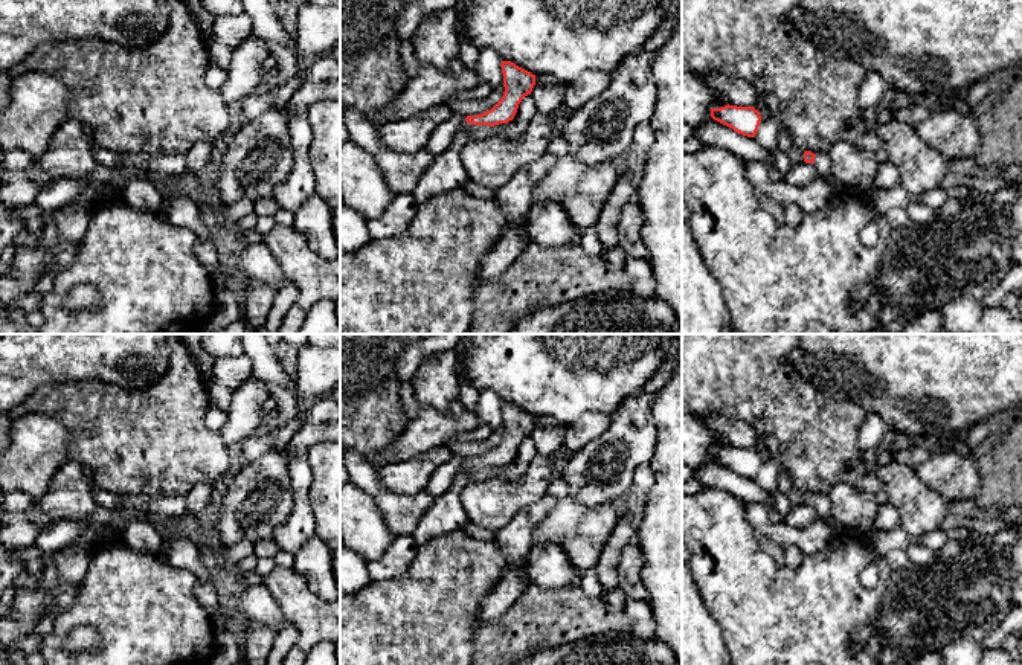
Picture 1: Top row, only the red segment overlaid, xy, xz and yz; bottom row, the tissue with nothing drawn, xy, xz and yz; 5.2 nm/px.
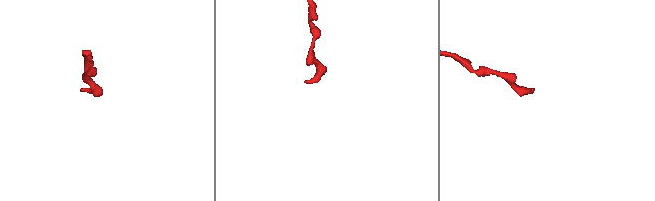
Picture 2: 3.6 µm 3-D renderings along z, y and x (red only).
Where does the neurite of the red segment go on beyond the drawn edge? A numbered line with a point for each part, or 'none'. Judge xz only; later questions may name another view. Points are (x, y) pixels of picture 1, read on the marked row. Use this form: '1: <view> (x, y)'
1: xz (446, 173)

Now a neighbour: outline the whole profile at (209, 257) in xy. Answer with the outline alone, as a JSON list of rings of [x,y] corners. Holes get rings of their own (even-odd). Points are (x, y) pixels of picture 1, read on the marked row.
[[[198,236],[195,250],[212,281],[218,279],[223,271],[223,255],[217,250],[215,244],[203,236]]]

